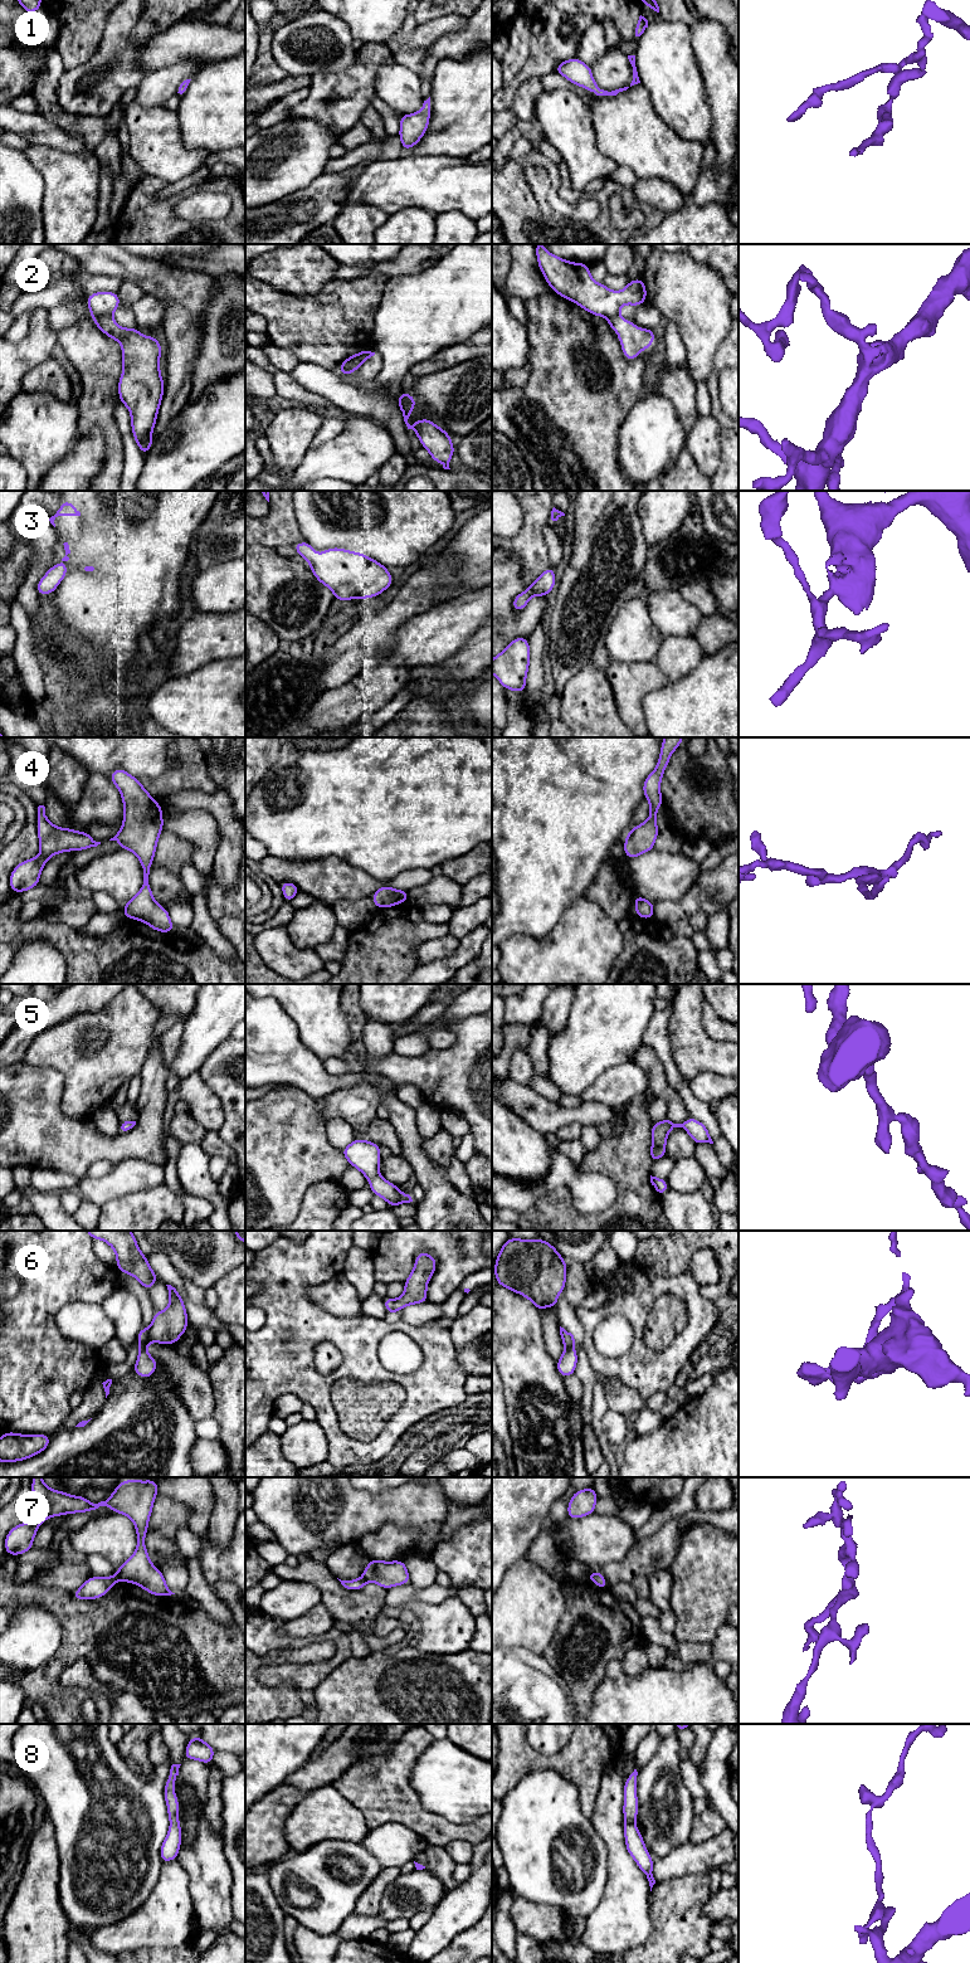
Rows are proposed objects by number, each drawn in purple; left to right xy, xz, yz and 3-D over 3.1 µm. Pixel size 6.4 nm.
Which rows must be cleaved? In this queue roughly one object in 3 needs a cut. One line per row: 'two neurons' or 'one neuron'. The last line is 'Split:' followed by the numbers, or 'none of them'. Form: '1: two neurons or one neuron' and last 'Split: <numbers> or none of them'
1: one neuron
2: two neurons
3: one neuron
4: one neuron
5: one neuron
6: one neuron
7: two neurons
8: one neuron
Split: 2, 7

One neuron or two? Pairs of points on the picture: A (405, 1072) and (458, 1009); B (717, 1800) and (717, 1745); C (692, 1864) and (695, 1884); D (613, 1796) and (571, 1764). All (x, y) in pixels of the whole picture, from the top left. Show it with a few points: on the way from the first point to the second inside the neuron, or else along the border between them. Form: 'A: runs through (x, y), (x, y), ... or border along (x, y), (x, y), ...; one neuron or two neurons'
A: border along (473, 1014), (453, 1022), (447, 1028); two neurons
B: runs through (717, 1786), (717, 1759); one neuron
C: border along (707, 1873), (685, 1874), (664, 1880); two neurons
D: border along (613, 1759), (602, 1772), (595, 1810), (591, 1815); two neurons

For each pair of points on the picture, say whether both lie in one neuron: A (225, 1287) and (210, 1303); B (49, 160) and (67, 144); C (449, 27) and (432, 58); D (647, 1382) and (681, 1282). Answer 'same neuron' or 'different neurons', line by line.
A: different neurons
B: different neurons
C: different neurons
D: same neuron

